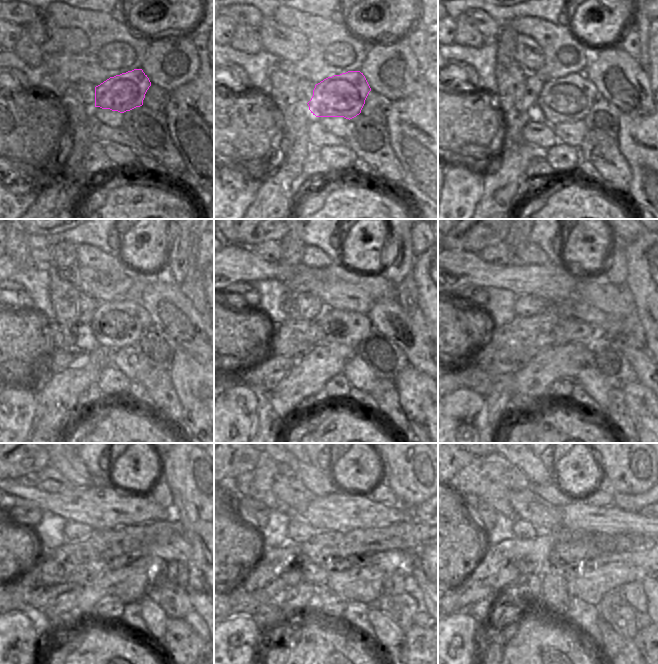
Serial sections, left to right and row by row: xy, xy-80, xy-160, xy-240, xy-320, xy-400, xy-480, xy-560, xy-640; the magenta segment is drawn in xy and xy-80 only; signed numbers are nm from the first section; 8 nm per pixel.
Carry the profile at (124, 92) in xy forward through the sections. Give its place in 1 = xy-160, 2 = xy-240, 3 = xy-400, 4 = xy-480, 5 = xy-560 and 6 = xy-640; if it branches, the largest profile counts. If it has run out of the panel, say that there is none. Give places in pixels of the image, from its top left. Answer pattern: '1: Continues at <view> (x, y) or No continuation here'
1: Continues at xy-160 (567, 99)
2: Continues at xy-240 (116, 324)
3: Continues at xy-400 (568, 329)
4: Continues at xy-480 (124, 560)
5: Continues at xy-560 (350, 562)
6: Continues at xy-640 (569, 571)

